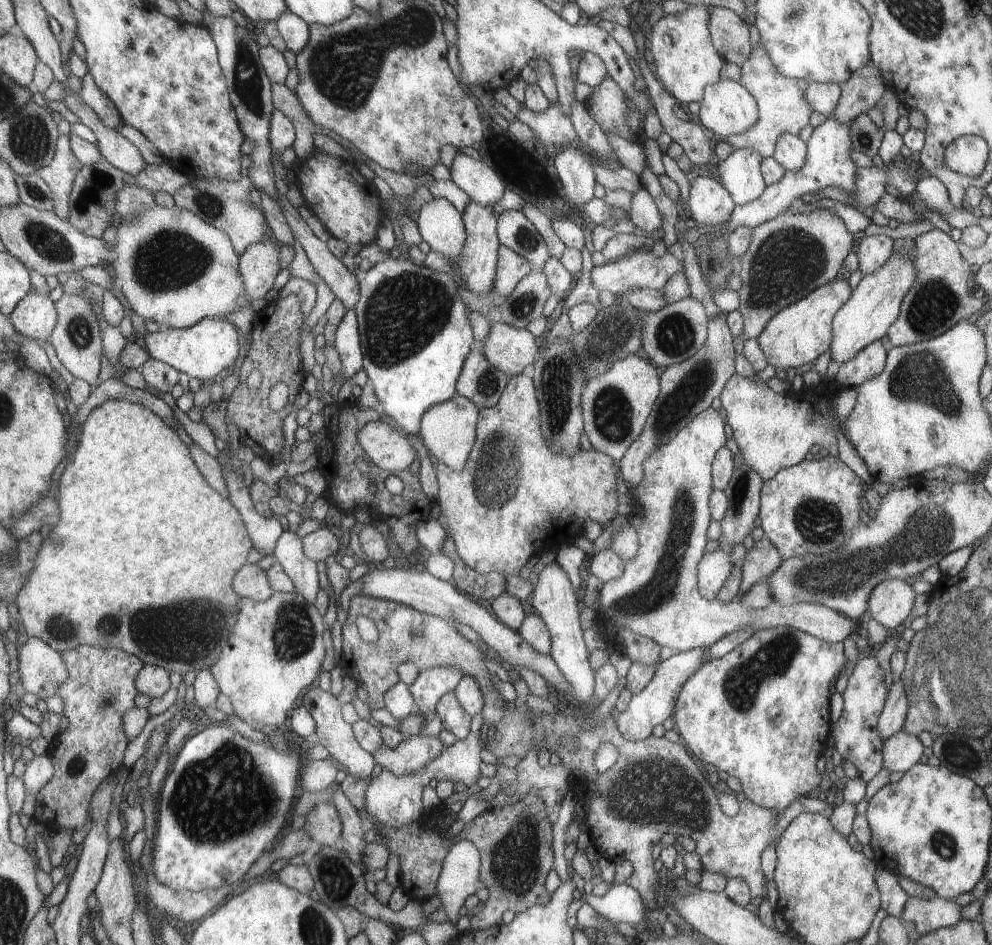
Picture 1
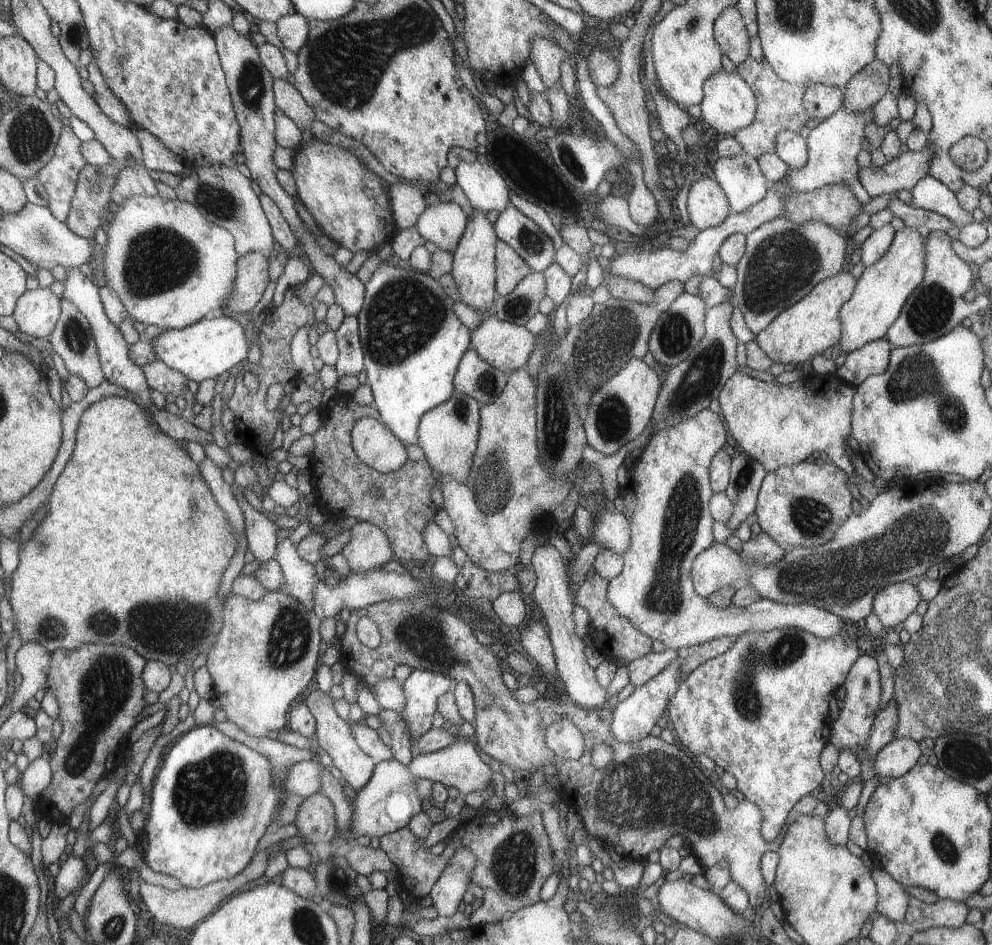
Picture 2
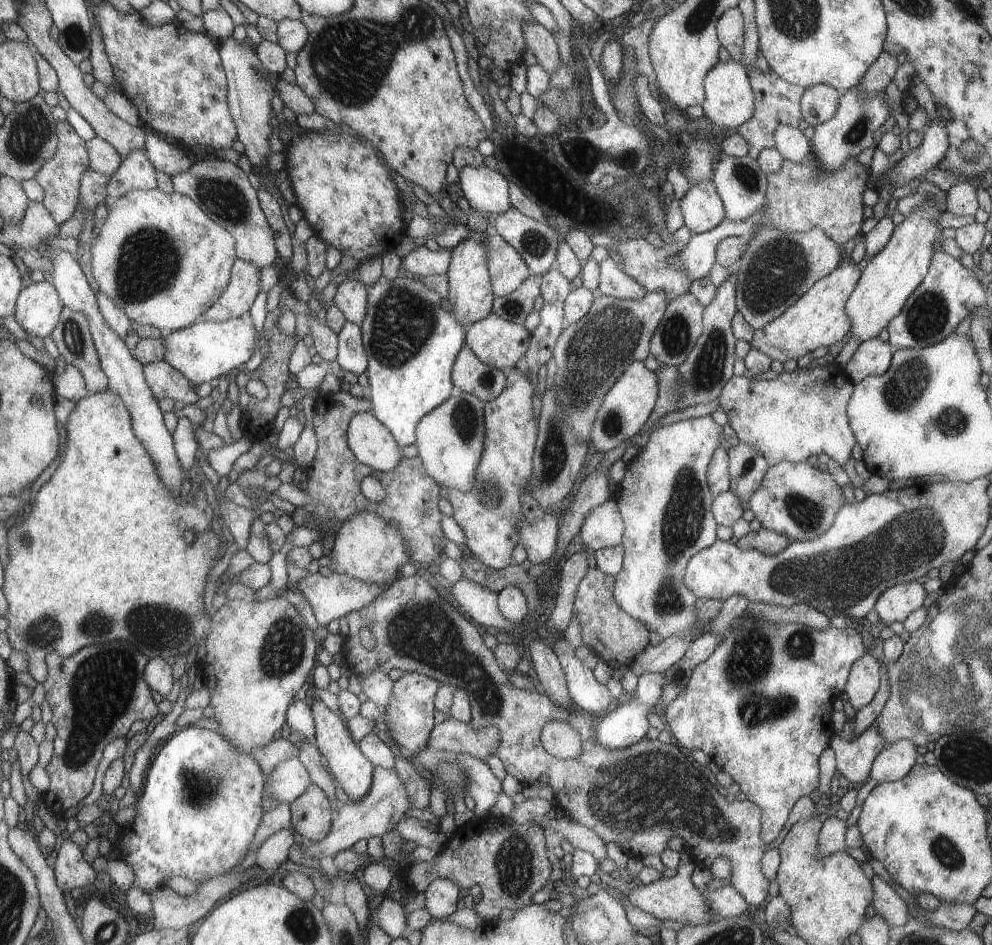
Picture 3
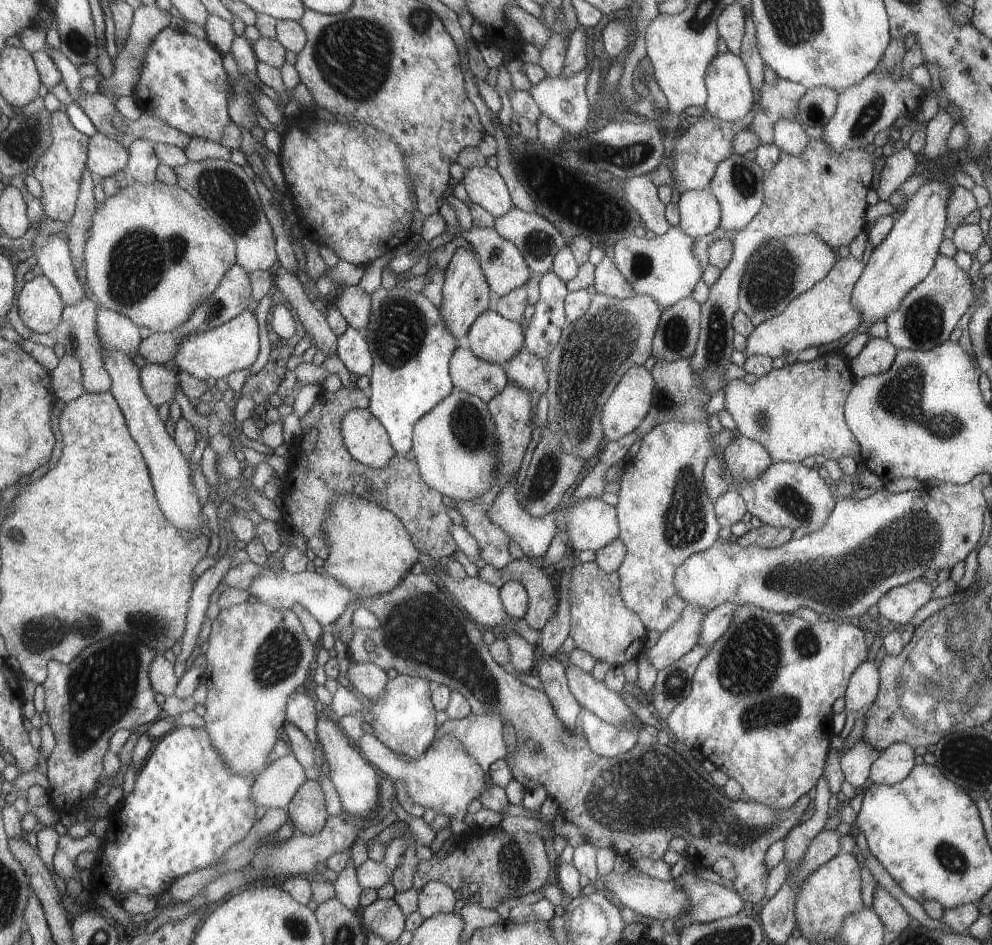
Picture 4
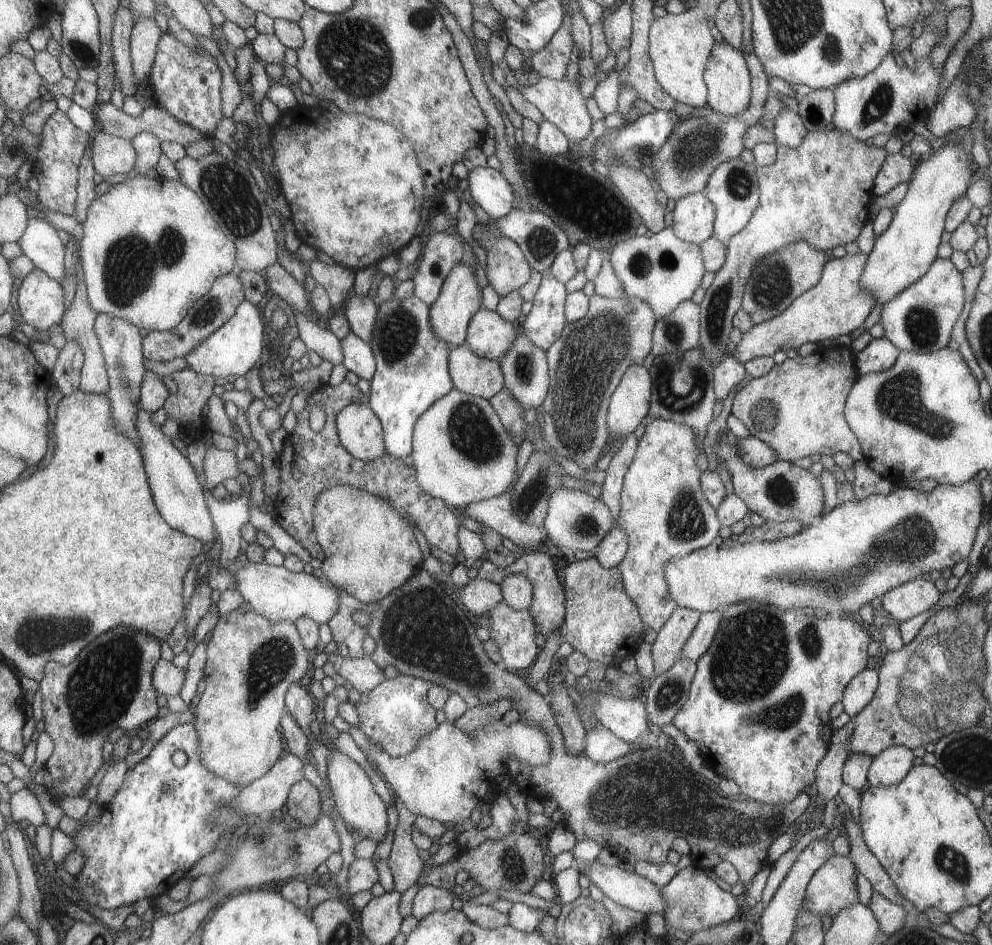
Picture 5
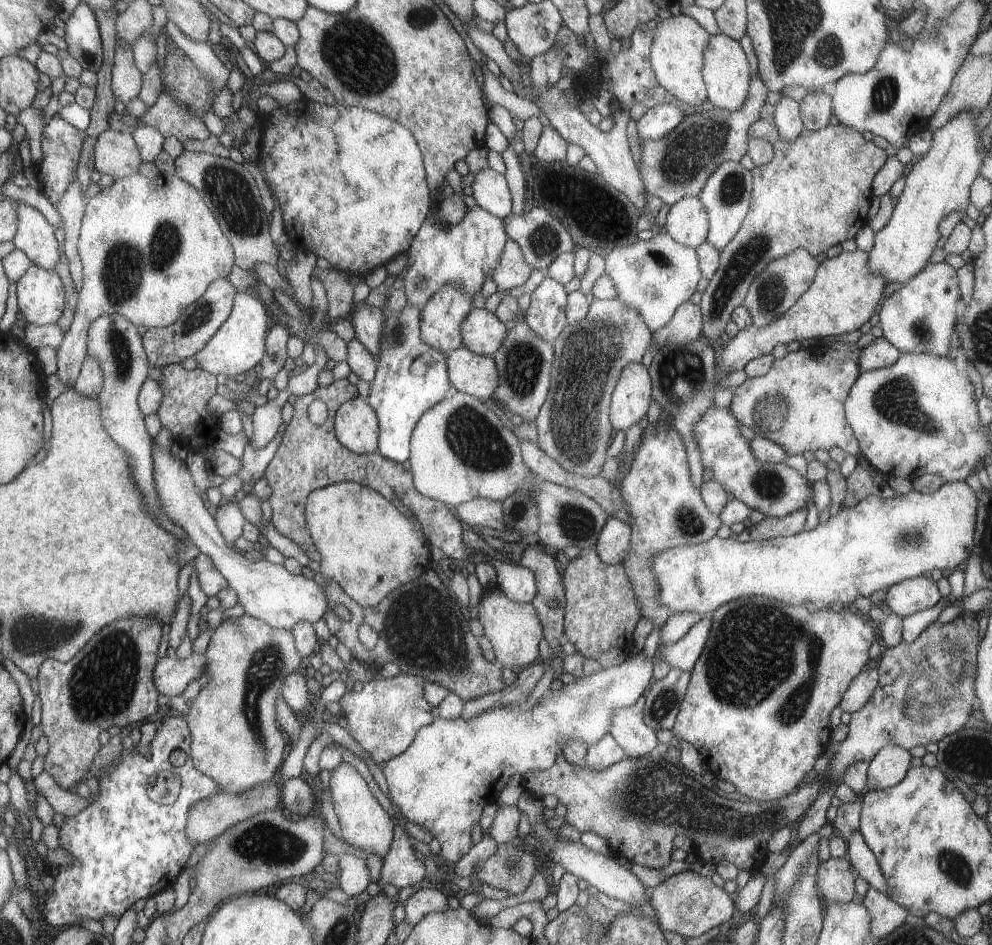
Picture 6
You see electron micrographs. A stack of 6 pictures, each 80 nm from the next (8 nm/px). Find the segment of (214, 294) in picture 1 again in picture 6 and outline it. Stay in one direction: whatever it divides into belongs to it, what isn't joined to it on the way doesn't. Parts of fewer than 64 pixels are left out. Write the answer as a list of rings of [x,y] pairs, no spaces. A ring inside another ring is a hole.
[[[135,173],[120,177],[114,179],[112,186],[103,188],[88,200],[78,247],[83,262],[83,288],[74,322],[58,350],[59,368],[56,374],[61,376],[68,389],[75,387],[88,358],[90,328],[97,318],[103,314],[121,314],[137,327],[149,329],[170,326],[178,321],[188,305],[206,293],[212,281],[229,274],[233,264],[233,250],[229,240],[219,230],[217,221],[199,192],[176,175],[155,173],[145,178]]]

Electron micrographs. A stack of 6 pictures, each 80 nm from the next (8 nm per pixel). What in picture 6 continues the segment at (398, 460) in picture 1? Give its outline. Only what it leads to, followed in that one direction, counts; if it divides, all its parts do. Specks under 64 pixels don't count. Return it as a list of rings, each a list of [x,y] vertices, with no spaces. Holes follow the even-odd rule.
[[[363,397],[349,398],[334,415],[338,442],[357,455],[376,453],[378,433],[377,412]]]

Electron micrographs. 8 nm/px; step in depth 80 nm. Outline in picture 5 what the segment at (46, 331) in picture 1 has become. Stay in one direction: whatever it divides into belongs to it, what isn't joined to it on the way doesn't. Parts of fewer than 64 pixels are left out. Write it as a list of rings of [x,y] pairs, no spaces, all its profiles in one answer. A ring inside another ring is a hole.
[[[35,267],[23,279],[16,295],[23,322],[36,330],[49,330],[62,322],[68,310],[65,292],[59,280]]]

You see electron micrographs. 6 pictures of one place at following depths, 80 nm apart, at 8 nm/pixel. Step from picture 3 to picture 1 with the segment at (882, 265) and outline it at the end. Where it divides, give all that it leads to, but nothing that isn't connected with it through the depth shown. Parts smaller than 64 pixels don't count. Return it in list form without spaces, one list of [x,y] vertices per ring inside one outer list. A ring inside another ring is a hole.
[[[893,251],[885,265],[870,275],[864,275],[851,291],[846,304],[834,314],[830,358],[841,366],[859,354],[870,342],[879,341],[891,324],[897,320],[903,295],[913,285],[914,278],[915,271],[911,257],[908,256],[907,260],[903,260]]]

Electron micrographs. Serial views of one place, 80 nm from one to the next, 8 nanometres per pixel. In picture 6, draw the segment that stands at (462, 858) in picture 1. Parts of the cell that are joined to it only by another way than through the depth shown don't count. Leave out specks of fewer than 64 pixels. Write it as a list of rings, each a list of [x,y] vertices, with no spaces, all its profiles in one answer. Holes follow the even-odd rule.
[[[424,885],[421,890],[409,896],[402,905],[405,908],[403,922],[407,922],[407,926],[411,928],[418,925],[427,914],[444,912],[448,909],[446,896],[432,885]]]

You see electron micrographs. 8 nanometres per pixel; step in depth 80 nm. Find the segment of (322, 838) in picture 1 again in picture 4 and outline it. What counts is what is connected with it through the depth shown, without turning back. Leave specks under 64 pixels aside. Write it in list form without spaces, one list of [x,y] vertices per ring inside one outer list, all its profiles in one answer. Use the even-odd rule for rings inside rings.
[[[306,779],[285,808],[288,822],[301,834],[317,834],[328,818],[321,789],[317,781]]]

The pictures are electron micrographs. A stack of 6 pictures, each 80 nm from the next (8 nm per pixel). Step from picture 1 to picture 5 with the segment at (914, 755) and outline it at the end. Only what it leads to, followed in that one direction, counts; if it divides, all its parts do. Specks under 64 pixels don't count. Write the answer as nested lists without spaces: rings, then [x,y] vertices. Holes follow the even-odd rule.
[[[892,745],[870,763],[866,780],[871,787],[895,786],[910,773],[913,754],[905,746]]]

